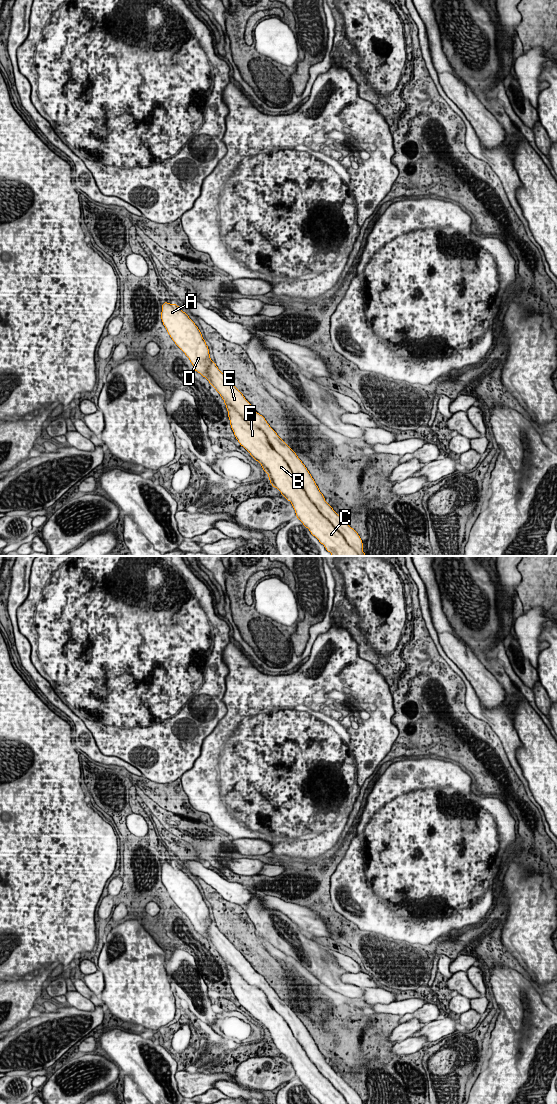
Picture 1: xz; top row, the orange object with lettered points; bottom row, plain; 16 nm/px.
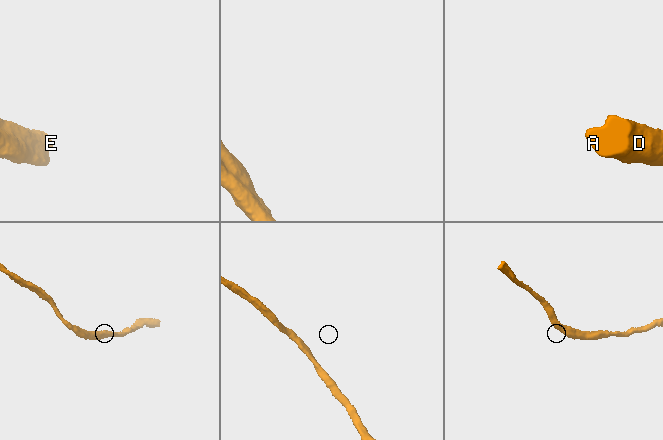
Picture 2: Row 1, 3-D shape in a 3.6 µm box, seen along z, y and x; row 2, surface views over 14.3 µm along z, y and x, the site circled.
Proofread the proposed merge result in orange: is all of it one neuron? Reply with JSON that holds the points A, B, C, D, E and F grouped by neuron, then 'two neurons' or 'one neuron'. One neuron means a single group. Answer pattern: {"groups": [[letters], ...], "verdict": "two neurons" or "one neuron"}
{"groups": [["A", "B", "C", "D", "E", "F"]], "verdict": "one neuron"}

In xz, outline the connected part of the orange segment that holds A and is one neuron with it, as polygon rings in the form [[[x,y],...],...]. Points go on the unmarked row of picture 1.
[[[164,862],[161,879],[172,900],[189,918],[194,930],[205,937],[224,960],[231,988],[239,1004],[261,1024],[262,1029],[268,1034],[271,1045],[291,1062],[296,1077],[310,1093],[321,1104],[363,1104],[358,1093],[325,1061],[325,1057],[296,1013],[277,995],[265,978],[253,969],[243,954],[211,920],[209,908],[201,891],[189,876],[175,863]]]

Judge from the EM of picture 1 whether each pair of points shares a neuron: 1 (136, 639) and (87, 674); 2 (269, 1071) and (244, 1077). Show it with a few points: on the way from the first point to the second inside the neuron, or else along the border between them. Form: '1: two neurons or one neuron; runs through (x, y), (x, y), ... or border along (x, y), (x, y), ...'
1: one neuron; runs through (124, 651), (109, 652), (99, 662)
2: one neuron; runs through (263, 1073), (250, 1074)

